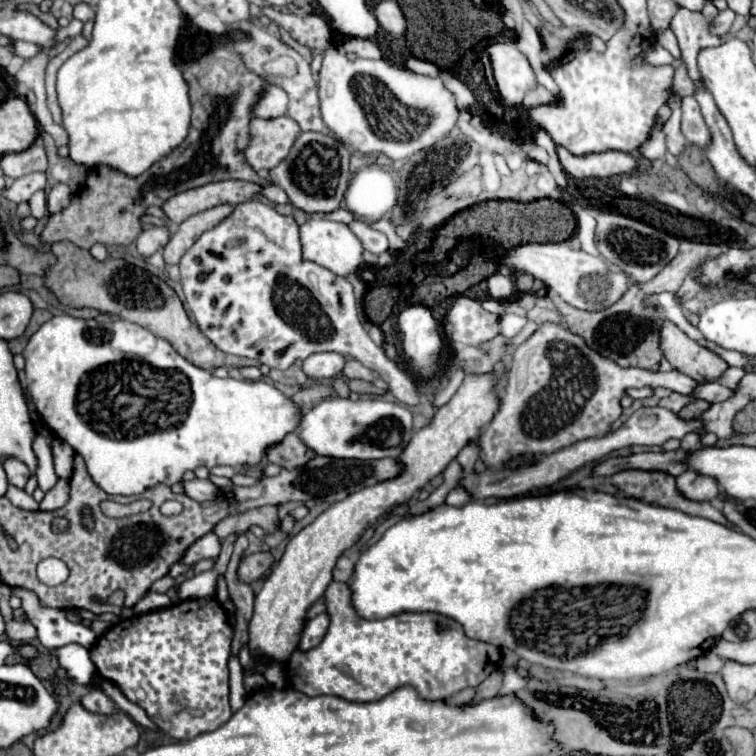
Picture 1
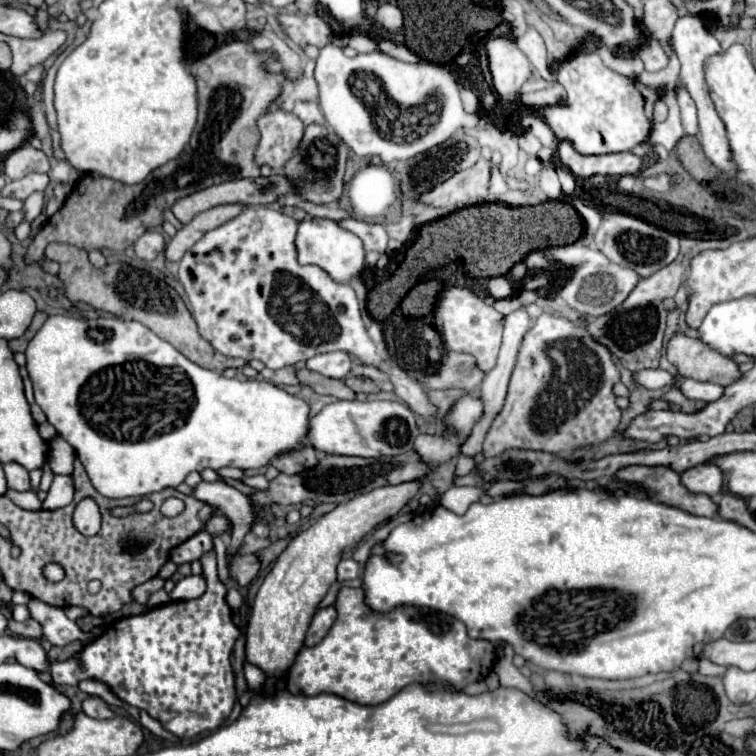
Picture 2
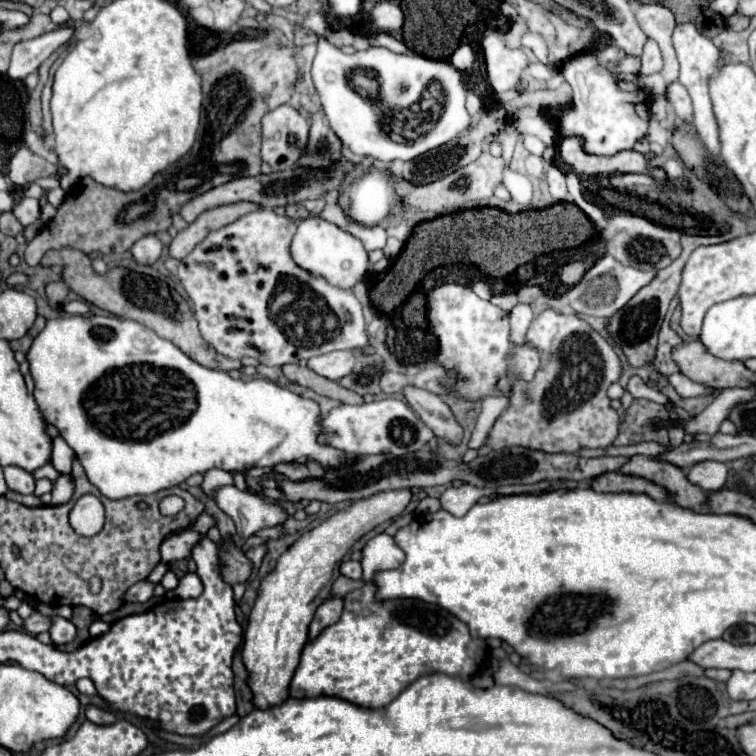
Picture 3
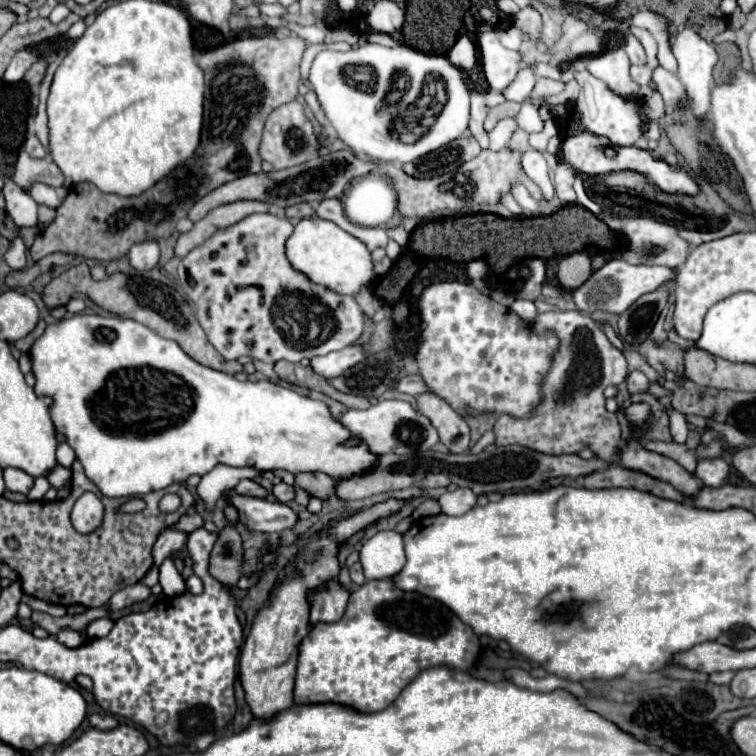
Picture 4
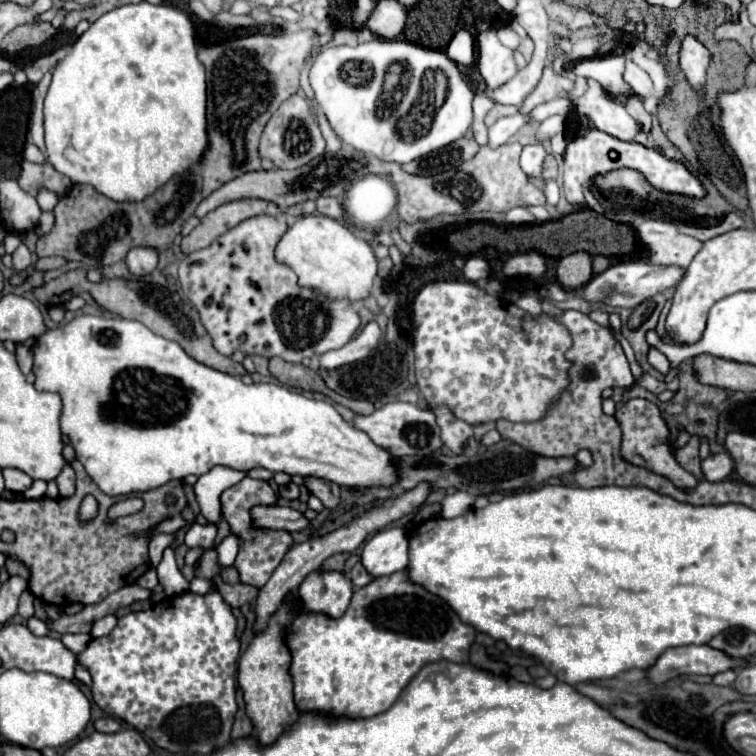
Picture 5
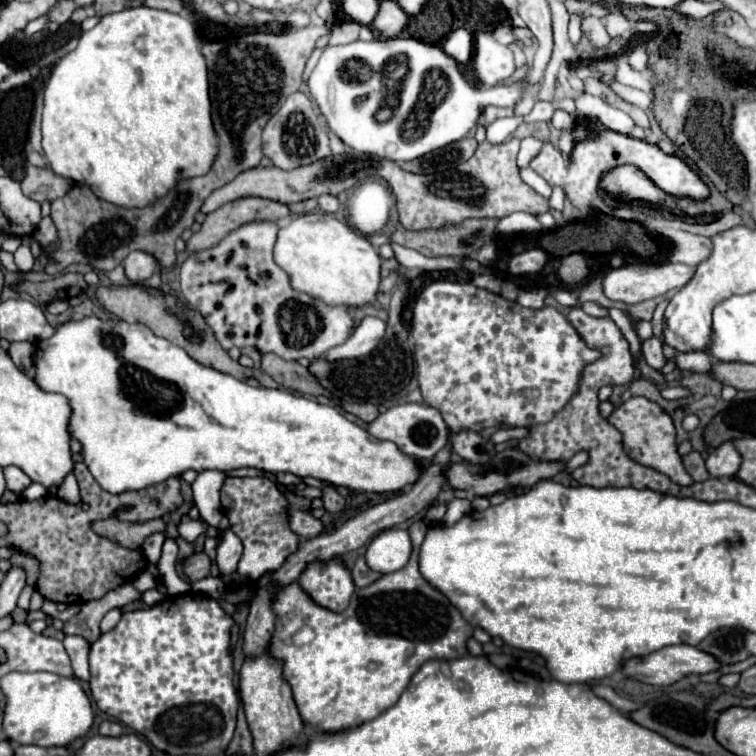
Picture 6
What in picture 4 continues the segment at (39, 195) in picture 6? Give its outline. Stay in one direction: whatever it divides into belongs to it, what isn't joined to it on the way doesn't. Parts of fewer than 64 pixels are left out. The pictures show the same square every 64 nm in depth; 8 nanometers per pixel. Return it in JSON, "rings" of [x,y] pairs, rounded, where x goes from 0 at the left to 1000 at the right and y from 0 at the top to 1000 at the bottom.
{"rings":[[[32,198],[21,209],[16,238],[32,251],[40,251],[40,246],[45,241],[56,241],[63,246],[85,243],[85,233],[82,233],[79,222],[66,209],[42,209]]]}

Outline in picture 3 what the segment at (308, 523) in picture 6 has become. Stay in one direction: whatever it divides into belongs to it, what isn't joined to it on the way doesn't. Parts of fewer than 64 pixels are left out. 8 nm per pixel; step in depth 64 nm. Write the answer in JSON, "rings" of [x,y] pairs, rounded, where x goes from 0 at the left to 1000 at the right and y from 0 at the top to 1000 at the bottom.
{"rings":[[[307,640],[283,648],[280,661],[296,680],[302,680],[310,688],[312,704],[320,712],[333,709],[344,698],[370,696],[381,685],[381,680],[368,667],[352,664],[339,653],[315,648]]]}

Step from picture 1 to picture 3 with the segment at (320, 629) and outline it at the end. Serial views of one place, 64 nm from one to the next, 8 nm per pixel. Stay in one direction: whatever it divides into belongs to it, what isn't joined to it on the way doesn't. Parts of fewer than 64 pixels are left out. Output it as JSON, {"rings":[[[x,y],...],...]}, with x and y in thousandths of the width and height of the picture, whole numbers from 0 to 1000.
{"rings":[[[434,791],[434,794],[429,794],[421,802],[418,815],[415,815],[413,825],[410,825],[407,847],[421,844],[434,828],[444,825],[444,820],[450,820],[450,810],[452,810],[452,791]]]}

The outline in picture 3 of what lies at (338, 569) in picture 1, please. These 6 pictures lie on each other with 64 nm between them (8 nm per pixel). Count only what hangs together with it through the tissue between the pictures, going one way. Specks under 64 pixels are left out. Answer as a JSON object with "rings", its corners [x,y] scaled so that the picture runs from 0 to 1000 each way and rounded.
{"rings":[[[458,741],[450,746],[450,759],[458,765],[466,765],[466,767],[476,767],[479,765],[479,749],[476,749],[476,743]]]}

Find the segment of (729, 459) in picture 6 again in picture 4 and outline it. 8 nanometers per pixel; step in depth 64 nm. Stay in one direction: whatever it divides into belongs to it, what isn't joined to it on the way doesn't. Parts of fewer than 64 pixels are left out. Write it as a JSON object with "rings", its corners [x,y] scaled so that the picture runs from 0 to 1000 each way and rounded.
{"rings":[[[934,606],[934,608],[926,608],[921,622],[918,622],[918,630],[929,635],[931,643],[939,643],[939,646],[947,646],[947,643],[955,643],[960,630],[963,630],[963,611],[958,606]]]}

